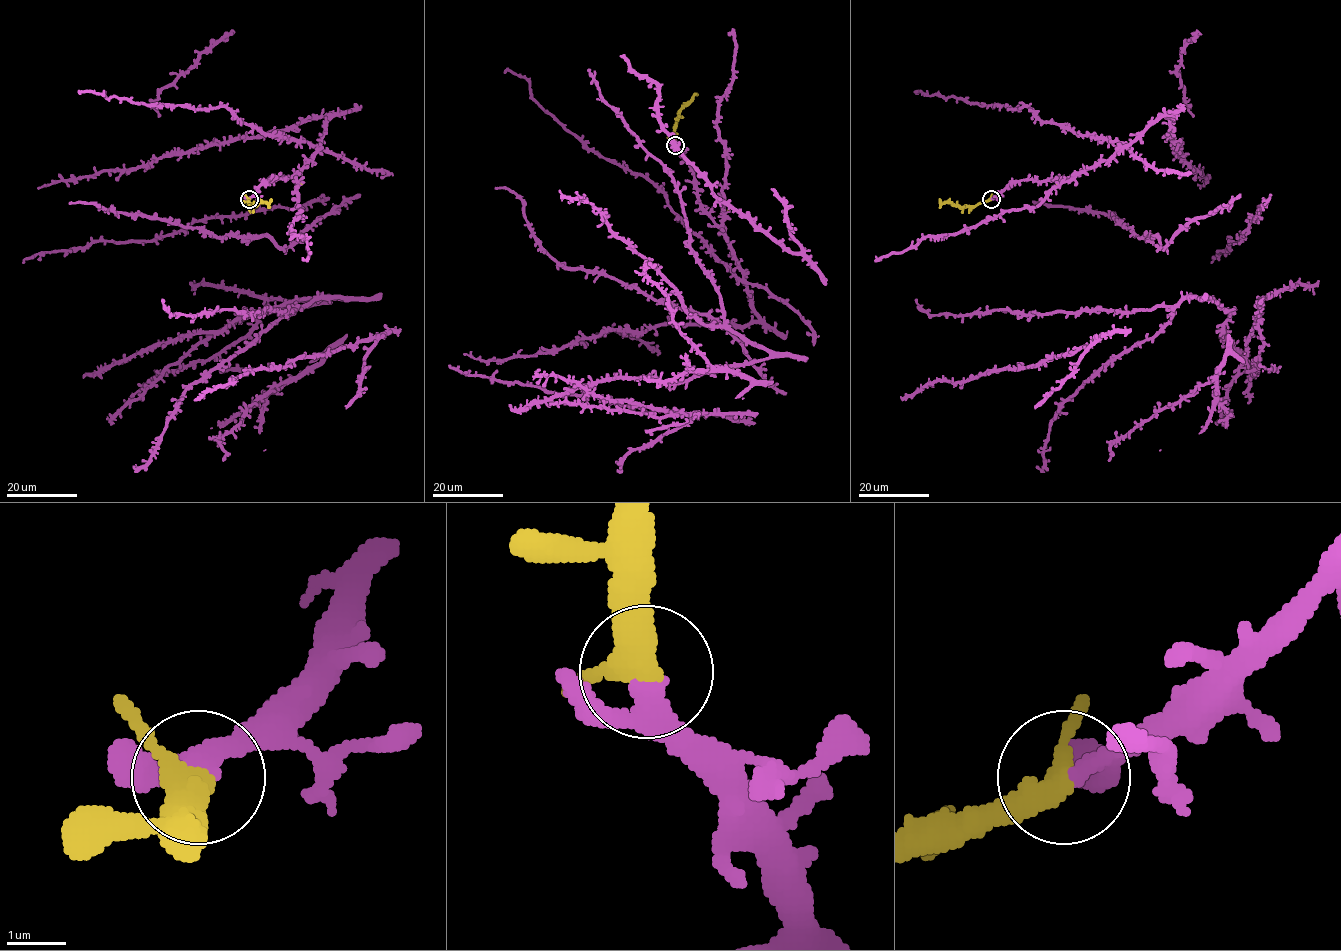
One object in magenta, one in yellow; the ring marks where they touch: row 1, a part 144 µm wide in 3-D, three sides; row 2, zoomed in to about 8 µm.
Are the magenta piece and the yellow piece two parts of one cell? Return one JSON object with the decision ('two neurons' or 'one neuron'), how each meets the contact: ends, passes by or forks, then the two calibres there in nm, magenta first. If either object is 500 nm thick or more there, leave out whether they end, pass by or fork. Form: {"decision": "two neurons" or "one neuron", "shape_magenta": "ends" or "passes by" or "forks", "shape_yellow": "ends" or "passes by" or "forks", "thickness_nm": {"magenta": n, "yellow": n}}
{"decision": "one neuron", "shape_magenta": "passes by", "shape_yellow": "passes by", "thickness_nm": {"magenta": 280, "yellow": 400}}

